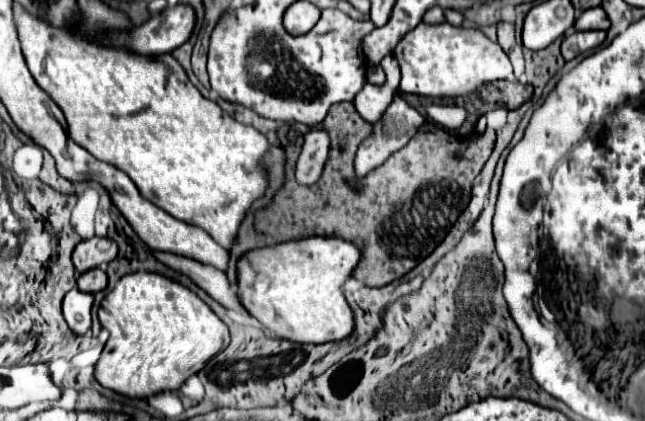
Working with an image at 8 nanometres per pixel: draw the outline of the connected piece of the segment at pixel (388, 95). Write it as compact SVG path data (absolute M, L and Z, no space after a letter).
M388 55L380 61L380 65L386 74L386 83L377 86L366 81L364 91L354 99L358 113L368 123L378 123L382 119L384 111L388 109L399 89L401 72L398 61Z

